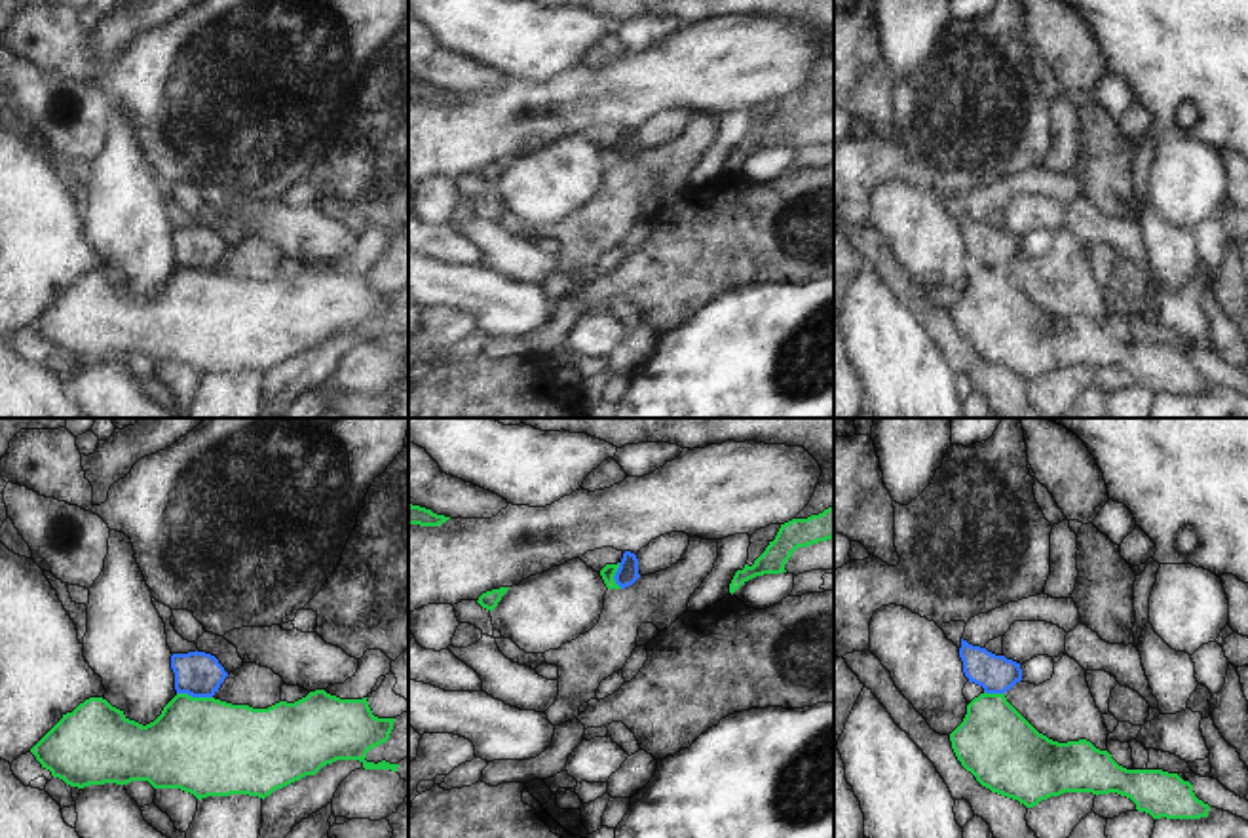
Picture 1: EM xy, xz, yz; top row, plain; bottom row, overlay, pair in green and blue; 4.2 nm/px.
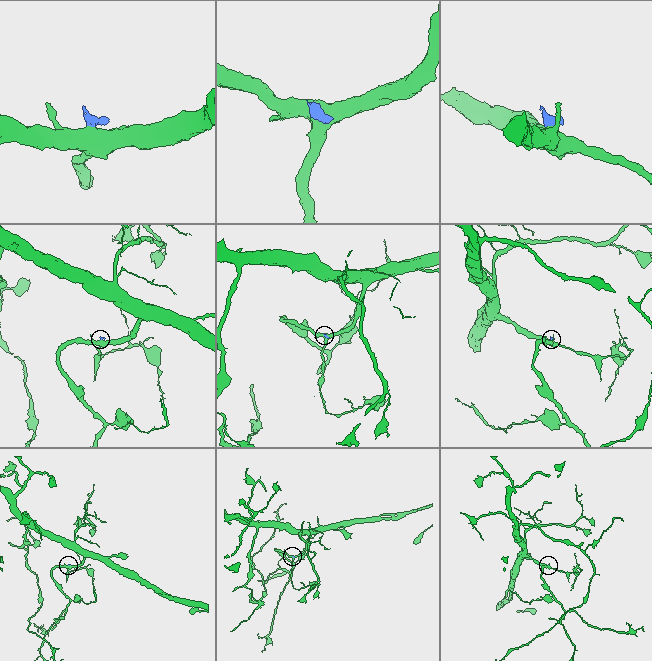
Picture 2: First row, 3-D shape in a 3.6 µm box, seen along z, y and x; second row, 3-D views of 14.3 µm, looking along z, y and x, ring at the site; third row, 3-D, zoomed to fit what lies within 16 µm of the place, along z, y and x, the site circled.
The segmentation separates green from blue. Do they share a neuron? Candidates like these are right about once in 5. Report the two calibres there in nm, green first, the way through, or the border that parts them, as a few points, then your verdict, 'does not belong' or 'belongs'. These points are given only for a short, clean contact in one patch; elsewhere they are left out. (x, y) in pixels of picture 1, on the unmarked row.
calibres 420 and 190 nm; border xy (177, 266), (211, 272); does not belong

